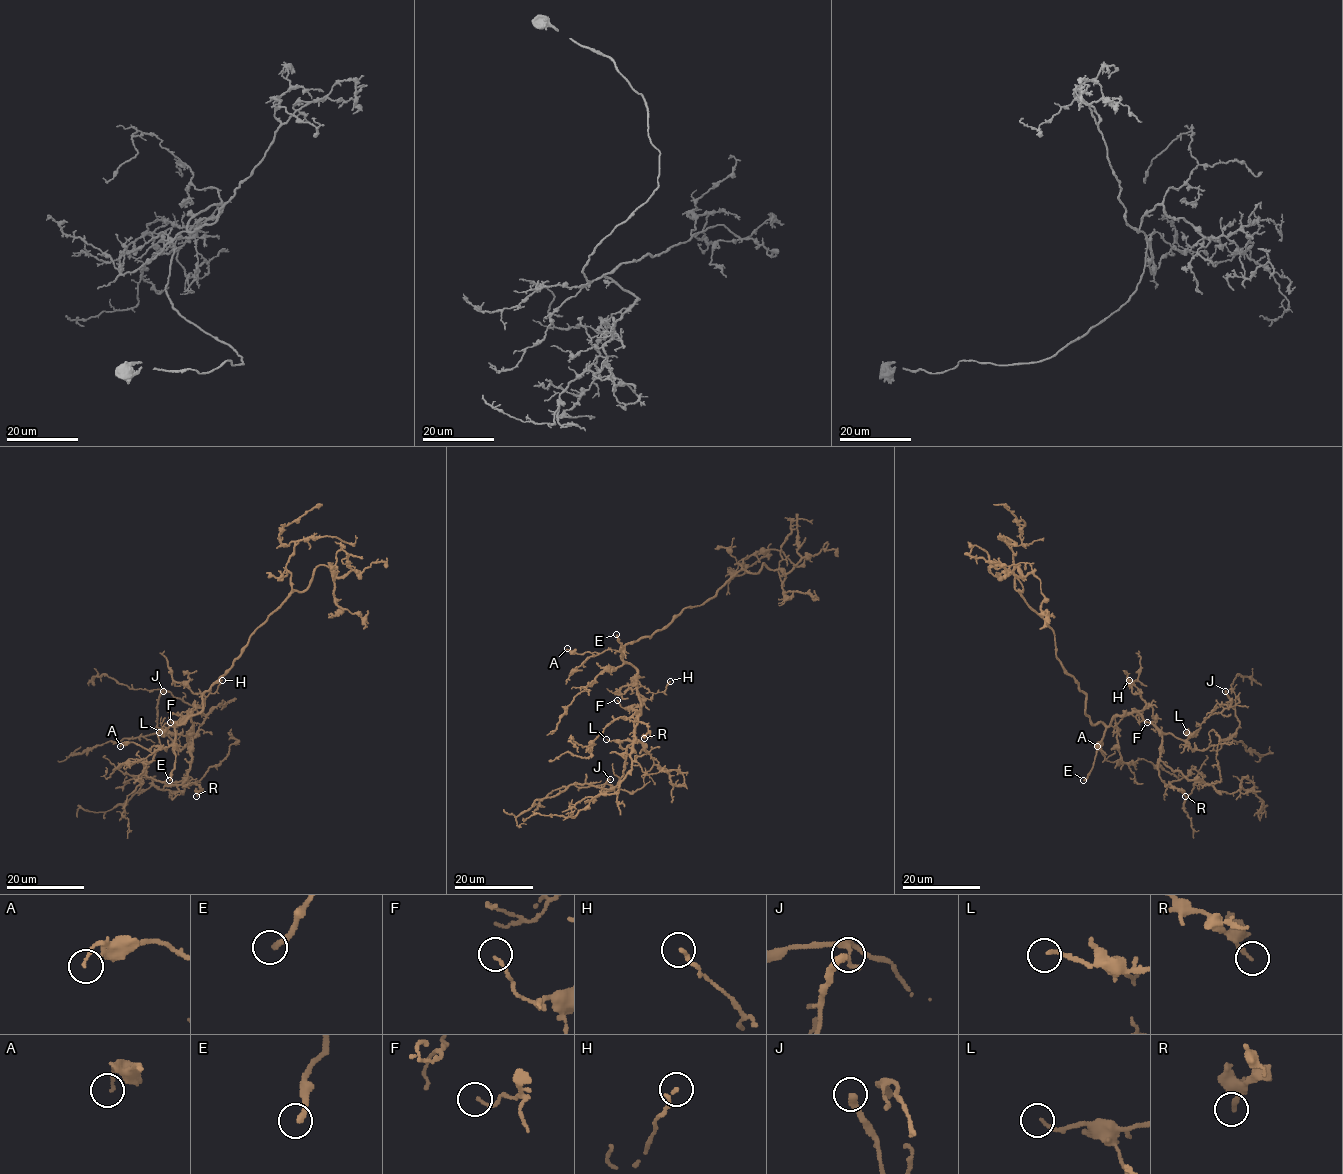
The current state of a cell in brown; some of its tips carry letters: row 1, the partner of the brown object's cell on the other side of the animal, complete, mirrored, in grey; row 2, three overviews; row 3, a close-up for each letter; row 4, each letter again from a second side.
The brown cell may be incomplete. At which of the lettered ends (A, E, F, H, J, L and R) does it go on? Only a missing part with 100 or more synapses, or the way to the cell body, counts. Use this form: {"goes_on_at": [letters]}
{"goes_on_at": ["E"]}

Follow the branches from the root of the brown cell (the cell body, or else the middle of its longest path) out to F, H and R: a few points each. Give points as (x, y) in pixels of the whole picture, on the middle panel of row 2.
F: (637, 639), (625, 645), (622, 658), (636, 669), (637, 692), (642, 702), (622, 708), (617, 700)
H: (637, 639), (622, 653), (636, 669), (637, 691), (650, 699), (670, 681)
R: (637, 639), (625, 645), (622, 658), (637, 672), (640, 714), (636, 711), (631, 717), (647, 725), (644, 738)

